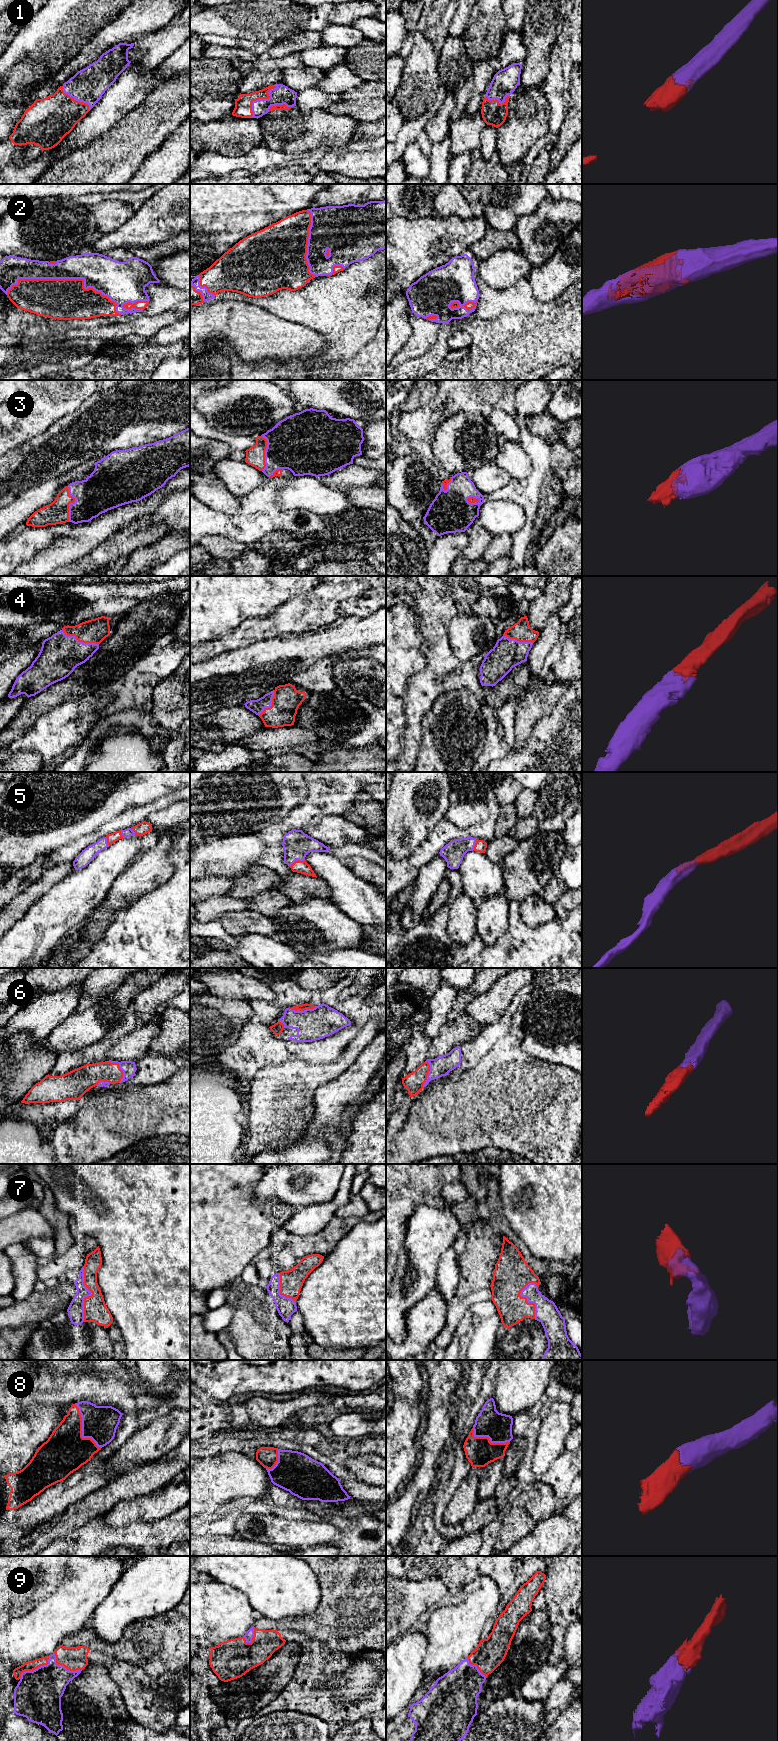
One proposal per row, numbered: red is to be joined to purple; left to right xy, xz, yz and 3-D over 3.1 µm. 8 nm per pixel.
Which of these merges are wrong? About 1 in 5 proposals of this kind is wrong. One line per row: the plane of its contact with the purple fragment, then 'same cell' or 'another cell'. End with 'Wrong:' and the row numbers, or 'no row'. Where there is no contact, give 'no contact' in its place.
1: meets purple in xz; same cell
2: meets purple in xy; same cell
3: meets purple in xy; same cell
4: meets purple in xy; same cell
5: meets purple in xz; same cell
6: meets purple in xy; same cell
7: meets purple in xy; same cell
8: meets purple in xy; same cell
9: meets purple in xy; same cell
Wrong: no row

